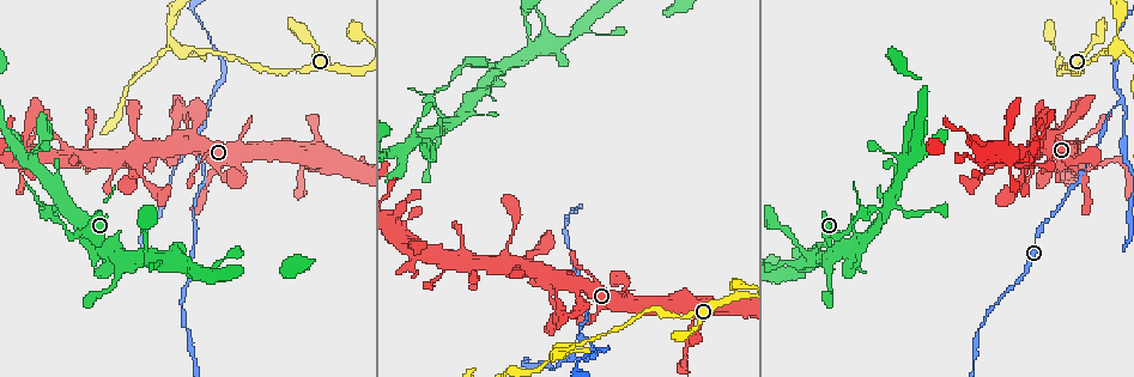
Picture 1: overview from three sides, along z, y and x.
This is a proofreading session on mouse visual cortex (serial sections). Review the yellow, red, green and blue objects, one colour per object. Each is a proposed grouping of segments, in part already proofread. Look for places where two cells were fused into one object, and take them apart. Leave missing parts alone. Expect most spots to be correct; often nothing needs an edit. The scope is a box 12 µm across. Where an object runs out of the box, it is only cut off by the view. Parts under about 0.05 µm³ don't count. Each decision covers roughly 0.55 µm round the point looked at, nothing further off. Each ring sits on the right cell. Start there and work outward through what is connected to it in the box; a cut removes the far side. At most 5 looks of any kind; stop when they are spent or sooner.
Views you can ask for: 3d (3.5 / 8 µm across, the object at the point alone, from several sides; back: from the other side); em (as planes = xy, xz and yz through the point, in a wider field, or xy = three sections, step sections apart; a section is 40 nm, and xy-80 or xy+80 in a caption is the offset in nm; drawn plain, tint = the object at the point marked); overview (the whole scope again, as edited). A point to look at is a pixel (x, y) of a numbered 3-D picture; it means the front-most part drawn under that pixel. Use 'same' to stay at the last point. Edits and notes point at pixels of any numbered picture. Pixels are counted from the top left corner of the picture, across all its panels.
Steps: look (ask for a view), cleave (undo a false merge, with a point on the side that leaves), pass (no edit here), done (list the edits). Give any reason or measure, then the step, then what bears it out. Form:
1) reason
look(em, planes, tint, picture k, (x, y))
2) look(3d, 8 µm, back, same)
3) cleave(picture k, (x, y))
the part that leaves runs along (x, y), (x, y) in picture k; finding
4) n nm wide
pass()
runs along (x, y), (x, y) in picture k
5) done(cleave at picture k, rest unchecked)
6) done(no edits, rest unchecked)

sharp bend
look(3d, 3.5 µm, picture 1, (687, 352))

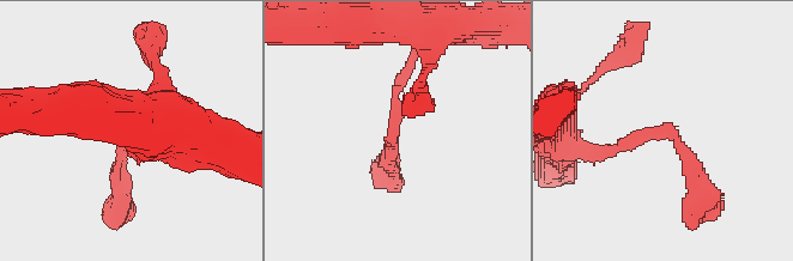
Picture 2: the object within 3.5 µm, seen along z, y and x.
arms of 150, 200 nm
look(em, xy, step 3, tint, picture 2, (394, 135))

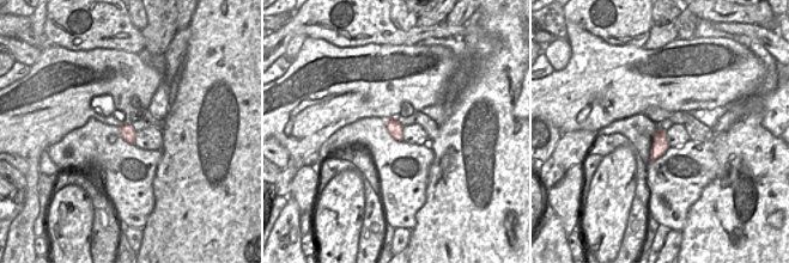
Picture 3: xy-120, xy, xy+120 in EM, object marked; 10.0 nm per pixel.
pass()
runs along (600, 153), (667, 128), (698, 198) in picture 2; continuous, no second cell

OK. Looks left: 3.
a fork
look(3d, 8 µm, back, picture 1, (593, 354))

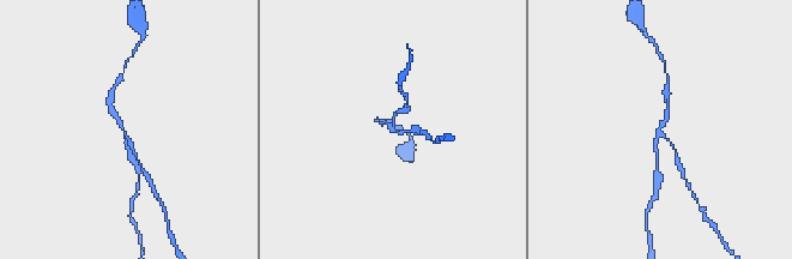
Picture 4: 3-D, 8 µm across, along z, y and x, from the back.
now the EM
look(em, planes, tint, picture 4, (126, 138))

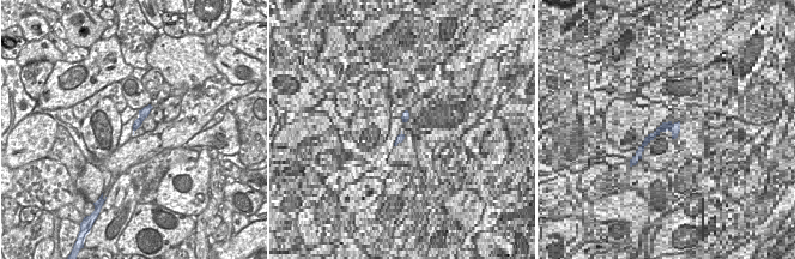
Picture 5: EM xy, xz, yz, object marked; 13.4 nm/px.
cleave(picture 4, (112, 110))
a second cell is stuck on

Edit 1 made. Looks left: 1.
done(cleave at picture 4, rest unchecked)

